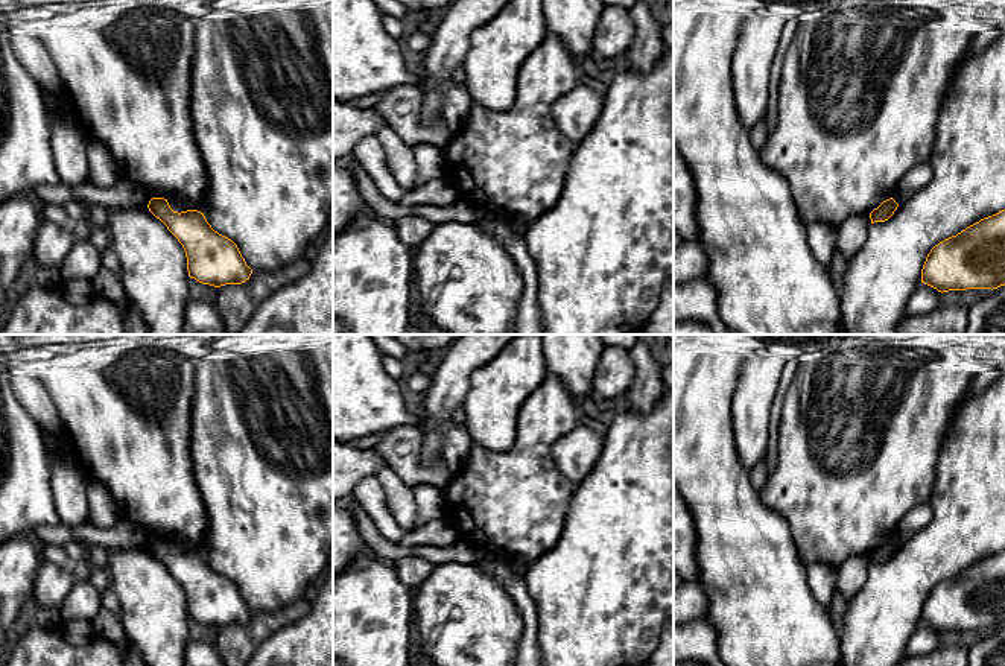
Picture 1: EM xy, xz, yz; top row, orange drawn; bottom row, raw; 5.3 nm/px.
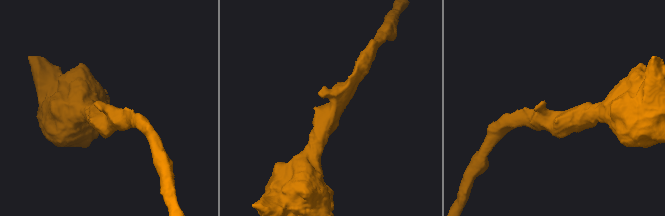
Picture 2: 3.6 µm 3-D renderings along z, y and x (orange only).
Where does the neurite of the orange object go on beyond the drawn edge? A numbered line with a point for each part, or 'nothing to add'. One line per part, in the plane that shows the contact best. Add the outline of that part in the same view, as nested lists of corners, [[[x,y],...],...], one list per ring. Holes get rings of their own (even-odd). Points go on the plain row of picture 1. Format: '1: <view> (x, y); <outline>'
nothing to add

